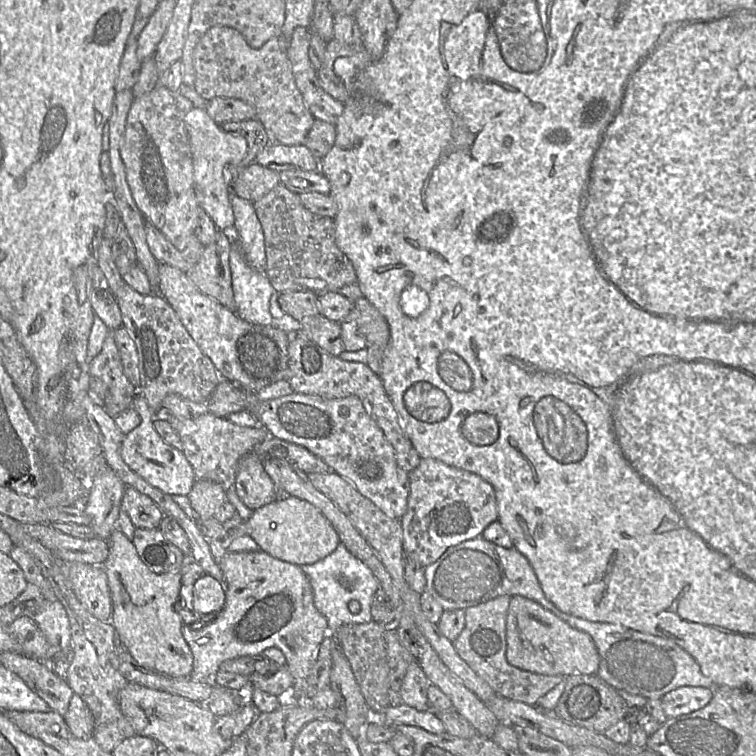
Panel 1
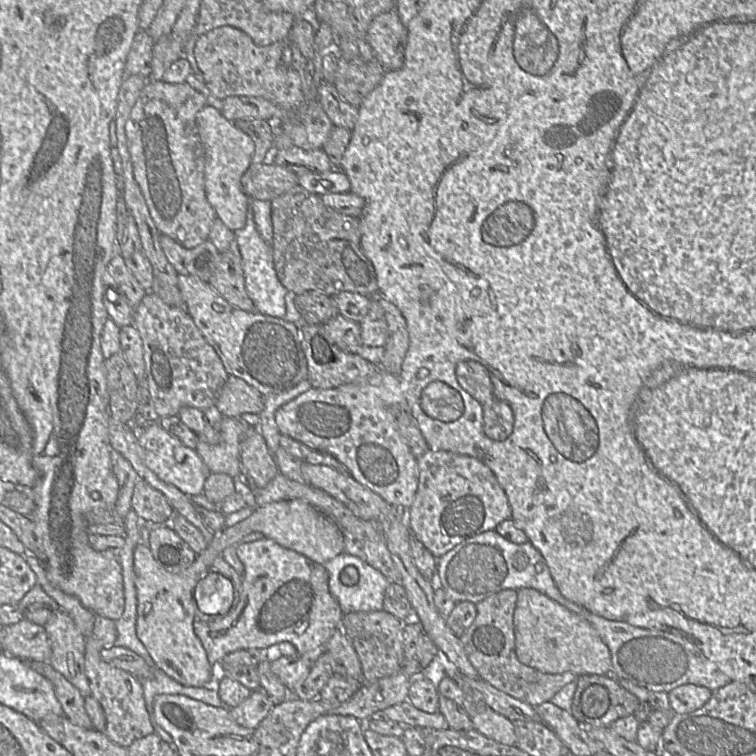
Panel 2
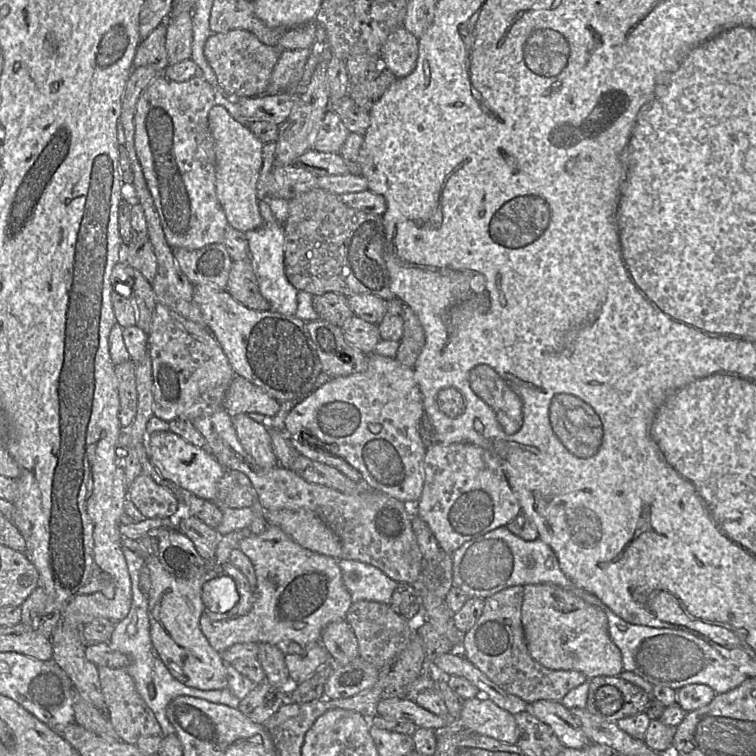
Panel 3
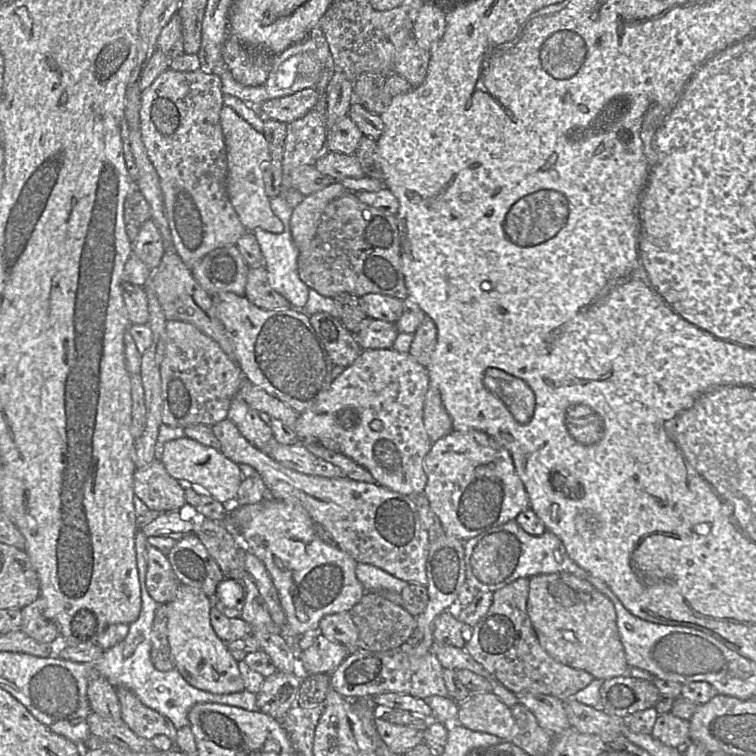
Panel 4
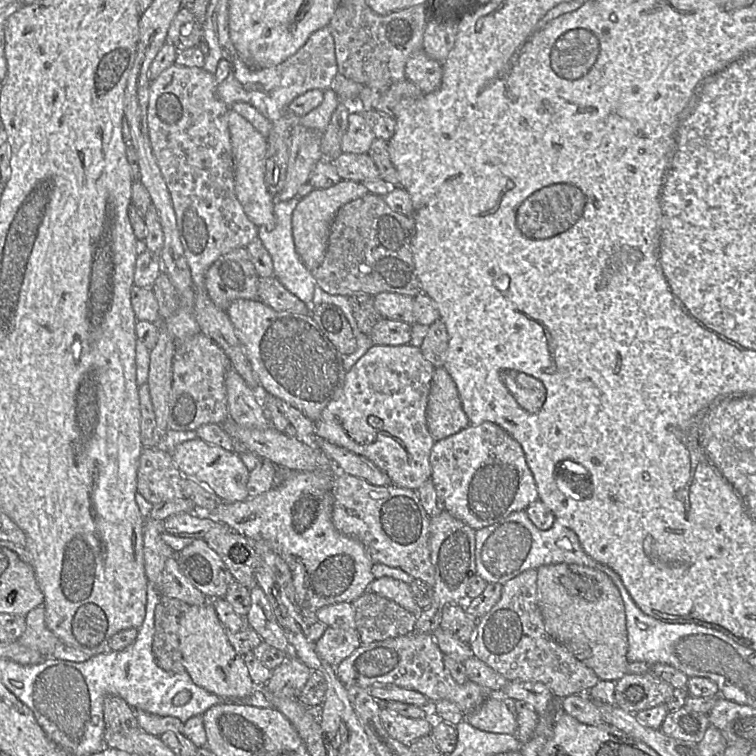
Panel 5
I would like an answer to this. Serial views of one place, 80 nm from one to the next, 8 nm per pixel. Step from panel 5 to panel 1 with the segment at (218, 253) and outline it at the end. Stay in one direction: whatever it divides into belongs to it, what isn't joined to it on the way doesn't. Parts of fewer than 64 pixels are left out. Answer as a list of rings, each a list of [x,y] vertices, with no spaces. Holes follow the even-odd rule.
[[[163,85],[136,97],[127,115],[121,157],[133,199],[145,217],[171,243],[183,250],[194,235],[200,205],[194,188],[191,145],[184,118],[193,103]]]

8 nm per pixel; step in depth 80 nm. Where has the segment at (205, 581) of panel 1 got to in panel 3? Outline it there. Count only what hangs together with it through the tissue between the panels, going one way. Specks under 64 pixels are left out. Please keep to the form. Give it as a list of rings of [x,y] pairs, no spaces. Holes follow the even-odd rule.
[[[224,573],[203,584],[201,597],[205,608],[213,613],[225,613],[234,608],[239,601],[235,581]]]

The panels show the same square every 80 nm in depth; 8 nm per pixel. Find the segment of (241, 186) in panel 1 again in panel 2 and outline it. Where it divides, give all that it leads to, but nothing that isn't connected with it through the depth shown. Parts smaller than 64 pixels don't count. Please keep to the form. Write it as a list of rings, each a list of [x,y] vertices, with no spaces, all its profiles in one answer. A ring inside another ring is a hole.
[[[271,161],[252,163],[242,176],[241,184],[249,198],[271,201],[298,186],[298,175]]]

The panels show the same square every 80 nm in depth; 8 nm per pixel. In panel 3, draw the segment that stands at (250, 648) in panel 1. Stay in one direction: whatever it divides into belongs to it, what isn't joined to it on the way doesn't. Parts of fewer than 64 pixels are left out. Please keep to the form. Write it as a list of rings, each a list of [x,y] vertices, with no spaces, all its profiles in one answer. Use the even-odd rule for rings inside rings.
[[[270,524],[262,533],[246,536],[239,542],[238,549],[254,566],[254,603],[247,614],[234,618],[212,620],[202,614],[201,631],[219,653],[234,644],[248,642],[283,646],[292,641],[306,647],[321,641],[326,625],[345,619],[353,602],[343,582],[339,559],[300,546],[280,527]]]

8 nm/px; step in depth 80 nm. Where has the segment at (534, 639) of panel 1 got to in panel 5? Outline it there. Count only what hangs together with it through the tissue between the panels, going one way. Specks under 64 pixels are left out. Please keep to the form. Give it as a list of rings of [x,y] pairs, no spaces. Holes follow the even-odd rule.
[[[550,564],[541,566],[537,569],[537,599],[540,612],[543,617],[544,626],[546,632],[559,644],[565,646],[576,659],[584,663],[586,666],[591,668],[600,680],[610,680],[617,681],[622,678],[627,673],[627,651],[628,651],[628,637],[627,637],[627,627],[626,627],[626,615],[625,615],[625,606],[623,599],[621,597],[620,591],[617,586],[614,584],[612,579],[604,572],[597,570],[595,568],[580,566],[576,564]]]

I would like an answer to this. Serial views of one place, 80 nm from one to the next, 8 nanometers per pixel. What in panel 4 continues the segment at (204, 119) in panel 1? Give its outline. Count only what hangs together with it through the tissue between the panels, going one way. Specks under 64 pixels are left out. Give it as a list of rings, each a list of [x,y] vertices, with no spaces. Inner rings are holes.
[[[226,105],[220,111],[220,124],[227,156],[226,190],[242,225],[247,232],[262,229],[271,233],[280,233],[283,230],[283,224],[271,209],[270,198],[265,192],[263,181],[265,163],[269,159],[267,140],[262,133],[256,131]]]

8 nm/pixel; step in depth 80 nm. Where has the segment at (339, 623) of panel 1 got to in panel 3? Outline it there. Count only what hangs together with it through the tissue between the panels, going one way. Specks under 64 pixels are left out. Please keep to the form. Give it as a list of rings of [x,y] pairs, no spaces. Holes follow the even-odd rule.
[[[340,558],[338,563],[353,603],[360,600],[390,603],[398,582],[369,563],[344,558]]]

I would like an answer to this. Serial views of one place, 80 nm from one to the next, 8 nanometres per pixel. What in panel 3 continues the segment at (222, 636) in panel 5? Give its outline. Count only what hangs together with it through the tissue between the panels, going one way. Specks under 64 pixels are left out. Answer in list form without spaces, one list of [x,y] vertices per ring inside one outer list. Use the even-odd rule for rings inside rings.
[[[247,528],[232,531],[222,536],[215,555],[208,560],[208,569],[192,579],[177,578],[162,567],[156,555],[144,560],[149,570],[151,588],[147,593],[150,638],[153,649],[169,672],[180,682],[200,690],[227,688],[227,664],[222,653],[216,651],[200,628],[200,618],[205,606],[201,593],[203,584],[220,574],[220,566],[229,561],[230,552],[238,548],[239,542],[252,533]]]

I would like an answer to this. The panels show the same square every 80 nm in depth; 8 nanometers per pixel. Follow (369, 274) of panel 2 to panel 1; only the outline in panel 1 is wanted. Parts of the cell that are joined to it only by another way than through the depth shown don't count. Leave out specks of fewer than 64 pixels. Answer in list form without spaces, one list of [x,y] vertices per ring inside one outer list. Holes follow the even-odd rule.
[[[281,183],[253,202],[261,223],[266,251],[266,274],[275,291],[310,291],[317,295],[338,292],[349,284],[357,284],[357,275],[350,259],[339,249],[335,240],[335,223],[330,217],[319,216],[304,207],[300,195]]]

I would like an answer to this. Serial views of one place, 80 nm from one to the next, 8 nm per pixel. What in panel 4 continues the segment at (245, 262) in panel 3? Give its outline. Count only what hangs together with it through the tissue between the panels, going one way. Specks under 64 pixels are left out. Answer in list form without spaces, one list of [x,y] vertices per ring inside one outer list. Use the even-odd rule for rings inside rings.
[[[250,268],[244,296],[265,310],[284,310],[291,307],[289,301],[270,286],[265,268]]]

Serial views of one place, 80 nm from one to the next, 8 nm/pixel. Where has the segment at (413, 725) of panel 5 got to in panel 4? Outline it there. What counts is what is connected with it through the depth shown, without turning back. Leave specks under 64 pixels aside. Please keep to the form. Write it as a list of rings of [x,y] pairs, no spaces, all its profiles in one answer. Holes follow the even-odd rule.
[[[376,718],[375,725],[379,735],[393,753],[404,755],[423,742],[423,729],[394,724],[382,718]]]

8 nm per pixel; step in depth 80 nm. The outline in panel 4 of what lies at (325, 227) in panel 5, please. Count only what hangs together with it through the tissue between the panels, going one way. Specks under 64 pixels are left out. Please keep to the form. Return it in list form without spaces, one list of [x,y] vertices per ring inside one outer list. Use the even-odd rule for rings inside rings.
[[[334,182],[333,184],[327,186],[326,188],[321,189],[309,196],[306,196],[293,209],[292,216],[290,219],[291,236],[299,251],[304,251],[309,248],[313,238],[316,235],[321,216],[327,205],[331,201],[347,193],[354,192],[349,192],[340,182]]]

